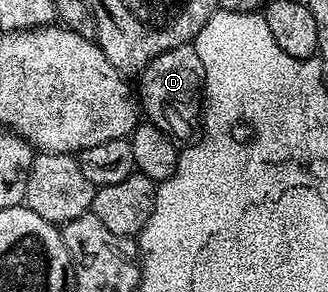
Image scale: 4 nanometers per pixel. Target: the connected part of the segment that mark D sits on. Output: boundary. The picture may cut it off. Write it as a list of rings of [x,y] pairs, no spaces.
[[[195,45],[170,48],[154,56],[154,60],[150,60],[150,64],[146,64],[146,68],[138,76],[138,82],[138,106],[143,117],[173,139],[184,144],[191,143],[202,129],[204,96],[204,65],[202,60],[198,60]]]

